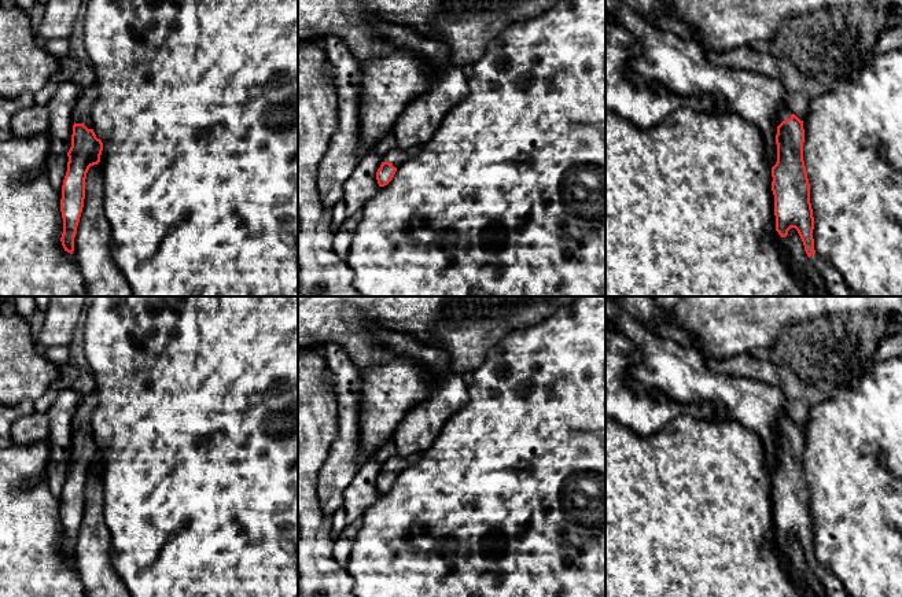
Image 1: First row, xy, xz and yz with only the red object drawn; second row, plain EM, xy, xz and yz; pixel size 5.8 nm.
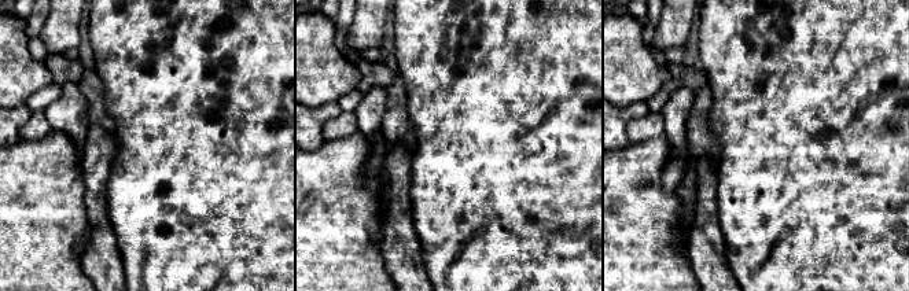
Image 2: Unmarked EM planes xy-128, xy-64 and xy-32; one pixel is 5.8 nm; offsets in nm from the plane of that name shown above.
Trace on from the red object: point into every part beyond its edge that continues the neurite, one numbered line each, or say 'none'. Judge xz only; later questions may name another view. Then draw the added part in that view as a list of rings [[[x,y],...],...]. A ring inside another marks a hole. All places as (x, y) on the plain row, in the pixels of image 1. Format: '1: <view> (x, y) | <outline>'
1: xz (397, 464) | [[[416,453],[408,457],[394,456],[383,464],[382,469],[390,469],[394,475],[398,475],[406,468],[415,465],[421,457],[423,453]]]

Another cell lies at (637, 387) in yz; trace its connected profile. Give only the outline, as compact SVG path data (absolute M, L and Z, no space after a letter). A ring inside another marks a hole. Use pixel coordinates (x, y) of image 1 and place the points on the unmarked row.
M633 377L626 380L626 386L630 390L633 390L636 394L647 394L649 397L659 397L662 399L670 399L670 397L663 390L643 384L641 382L637 382Z

